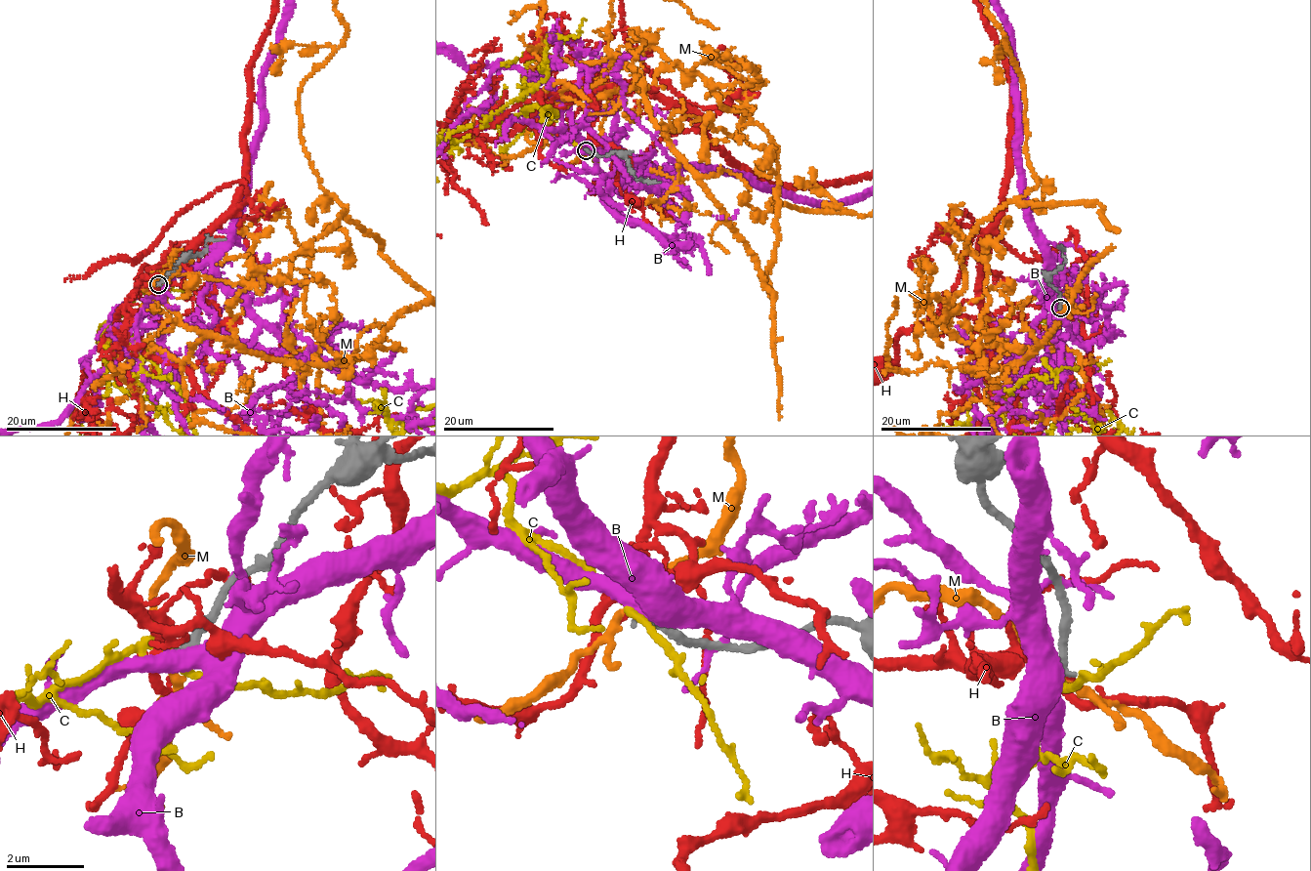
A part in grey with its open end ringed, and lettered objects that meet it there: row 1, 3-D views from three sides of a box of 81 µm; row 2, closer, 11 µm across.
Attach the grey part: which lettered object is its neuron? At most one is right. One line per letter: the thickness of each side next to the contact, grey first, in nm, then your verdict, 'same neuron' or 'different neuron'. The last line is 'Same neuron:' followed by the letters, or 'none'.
B: 220/440 nm | different neuron
C: 220/200 nm | different neuron
H: 200/240 nm | different neuron
M: 200/200 nm | different neuron
Same neuron: none

